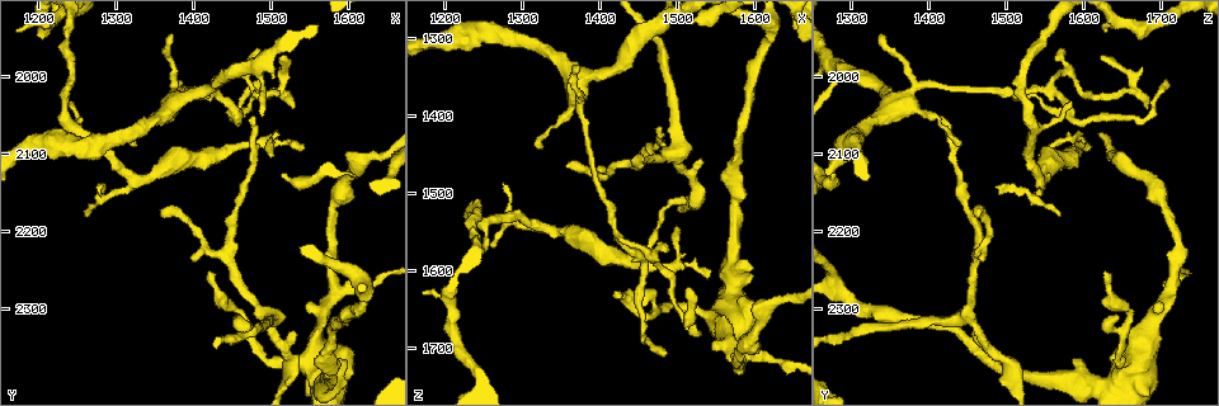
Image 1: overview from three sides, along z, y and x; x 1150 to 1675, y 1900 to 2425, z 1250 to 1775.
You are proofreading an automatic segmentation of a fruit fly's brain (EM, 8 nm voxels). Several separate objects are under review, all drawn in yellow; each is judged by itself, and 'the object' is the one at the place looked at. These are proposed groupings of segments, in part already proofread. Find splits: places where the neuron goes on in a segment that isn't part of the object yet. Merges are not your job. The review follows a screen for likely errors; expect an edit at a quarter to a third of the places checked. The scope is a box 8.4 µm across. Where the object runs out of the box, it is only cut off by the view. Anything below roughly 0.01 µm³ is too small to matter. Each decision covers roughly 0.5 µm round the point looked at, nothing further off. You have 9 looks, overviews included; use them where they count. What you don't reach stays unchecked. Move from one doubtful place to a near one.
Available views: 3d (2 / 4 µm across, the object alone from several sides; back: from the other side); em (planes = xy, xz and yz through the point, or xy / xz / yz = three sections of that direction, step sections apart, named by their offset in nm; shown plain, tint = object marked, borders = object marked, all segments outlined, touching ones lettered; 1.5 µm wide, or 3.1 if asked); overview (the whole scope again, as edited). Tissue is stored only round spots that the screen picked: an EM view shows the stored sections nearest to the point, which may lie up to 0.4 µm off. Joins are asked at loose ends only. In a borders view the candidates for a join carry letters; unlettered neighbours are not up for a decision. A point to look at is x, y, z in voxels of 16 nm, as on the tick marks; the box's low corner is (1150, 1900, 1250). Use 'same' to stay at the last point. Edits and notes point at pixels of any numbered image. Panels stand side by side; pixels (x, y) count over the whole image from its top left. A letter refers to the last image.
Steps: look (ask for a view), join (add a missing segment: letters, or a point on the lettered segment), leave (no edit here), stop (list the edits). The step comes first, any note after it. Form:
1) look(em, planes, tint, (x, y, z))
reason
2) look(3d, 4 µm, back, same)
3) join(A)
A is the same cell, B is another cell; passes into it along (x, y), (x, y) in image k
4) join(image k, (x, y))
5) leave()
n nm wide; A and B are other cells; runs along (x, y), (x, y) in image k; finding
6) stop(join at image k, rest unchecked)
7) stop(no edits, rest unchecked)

look(em, planes, tint, (1485, 1965, 1575))
an open end

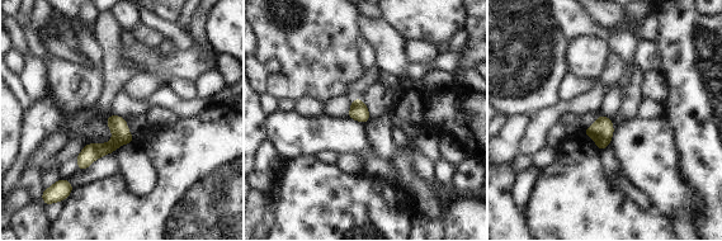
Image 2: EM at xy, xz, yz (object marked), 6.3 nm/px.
look(em, planes, borders, same)

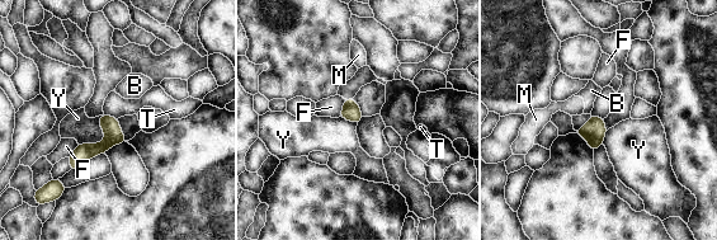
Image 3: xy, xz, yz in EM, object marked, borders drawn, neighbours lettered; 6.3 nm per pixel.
leave()
Y touches over 240 nm; B, F, M, T and Y are other cells; none of them fits

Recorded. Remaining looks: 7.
look(3d, 2 µm, (1485, 2005, 1710))
branch stops here

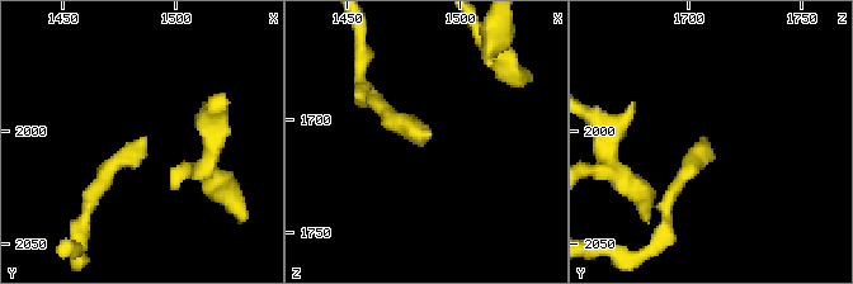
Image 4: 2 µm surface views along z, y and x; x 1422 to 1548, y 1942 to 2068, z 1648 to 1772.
look(em, xy, step 8, tint, (1487, 2004, 1708))
shape alone is not enough

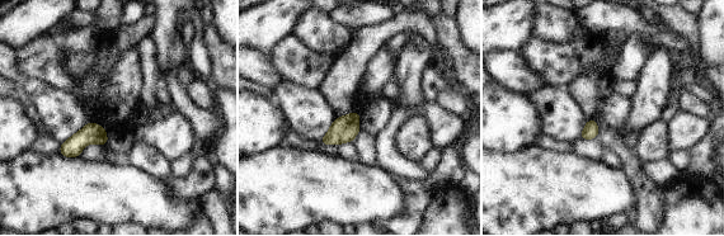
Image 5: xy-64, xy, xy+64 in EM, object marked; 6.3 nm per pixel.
look(em, planes, borders, same)
cut it another way

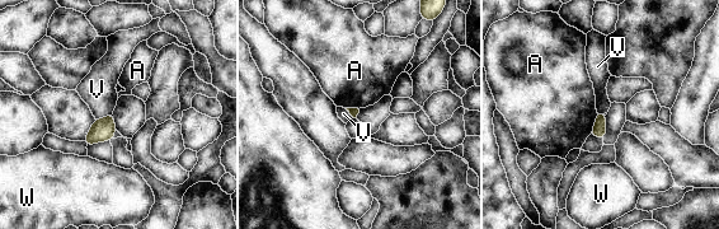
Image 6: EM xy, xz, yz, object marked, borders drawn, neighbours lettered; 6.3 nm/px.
leave()
A, V and W are other cells; none of them fits

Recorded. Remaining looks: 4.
look(em, xz, step 4, borders, (1500, 2100, 1545))
an open end

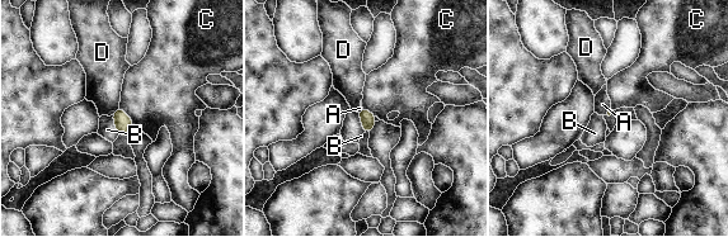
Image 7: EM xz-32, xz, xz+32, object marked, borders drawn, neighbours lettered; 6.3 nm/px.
look(em, planes, borders, same)
another direction

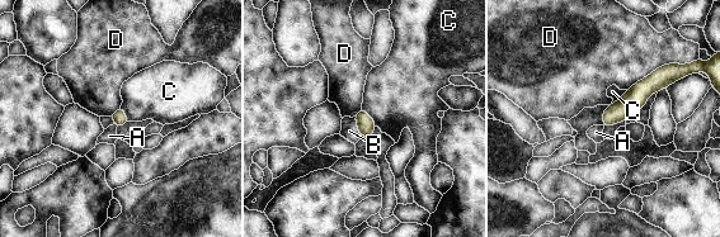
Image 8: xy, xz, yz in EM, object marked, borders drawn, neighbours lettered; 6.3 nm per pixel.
leave()
A, B, C and D are other cells; runs along (673, 77), (648, 85), (606, 122) in image 8; no lettered segment goes on from it

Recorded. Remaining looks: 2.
look(3d, 4 µm, (1480, 2050, 1425))

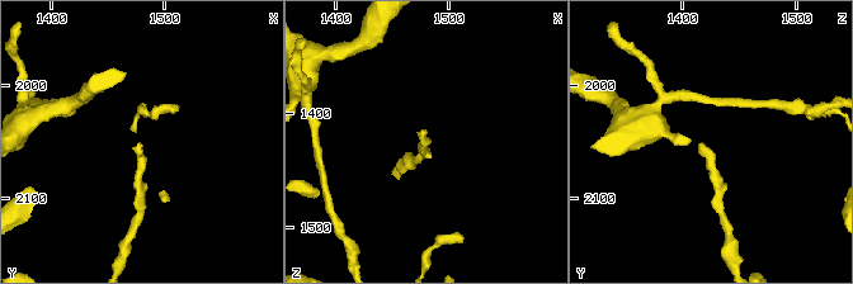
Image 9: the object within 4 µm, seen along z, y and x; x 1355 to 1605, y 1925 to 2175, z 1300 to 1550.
look(em, planes, borders, (1480, 2052, 1422))

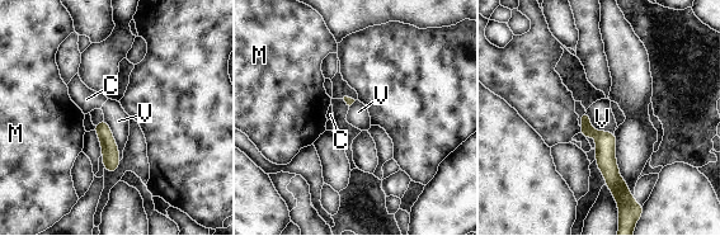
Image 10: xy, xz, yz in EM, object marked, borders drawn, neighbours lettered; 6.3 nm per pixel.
leave()
C, M and V are other cells; none of them fits

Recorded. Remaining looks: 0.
stop(no edits, rest unchecked)

